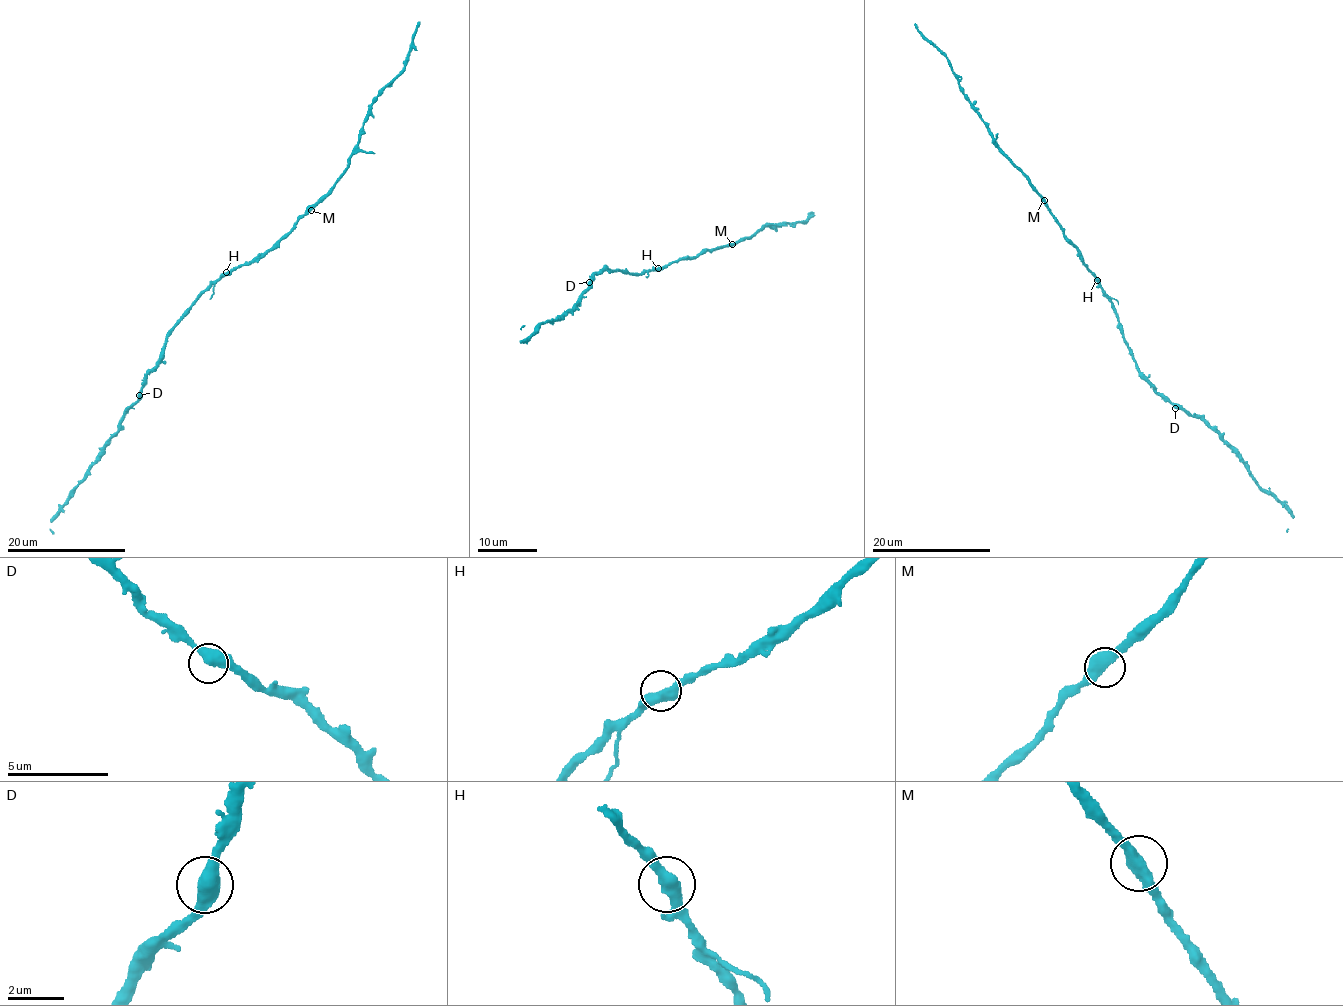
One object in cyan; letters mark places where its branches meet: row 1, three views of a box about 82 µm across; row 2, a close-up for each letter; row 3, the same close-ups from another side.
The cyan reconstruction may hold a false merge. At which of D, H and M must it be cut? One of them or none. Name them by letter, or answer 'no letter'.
no letter

